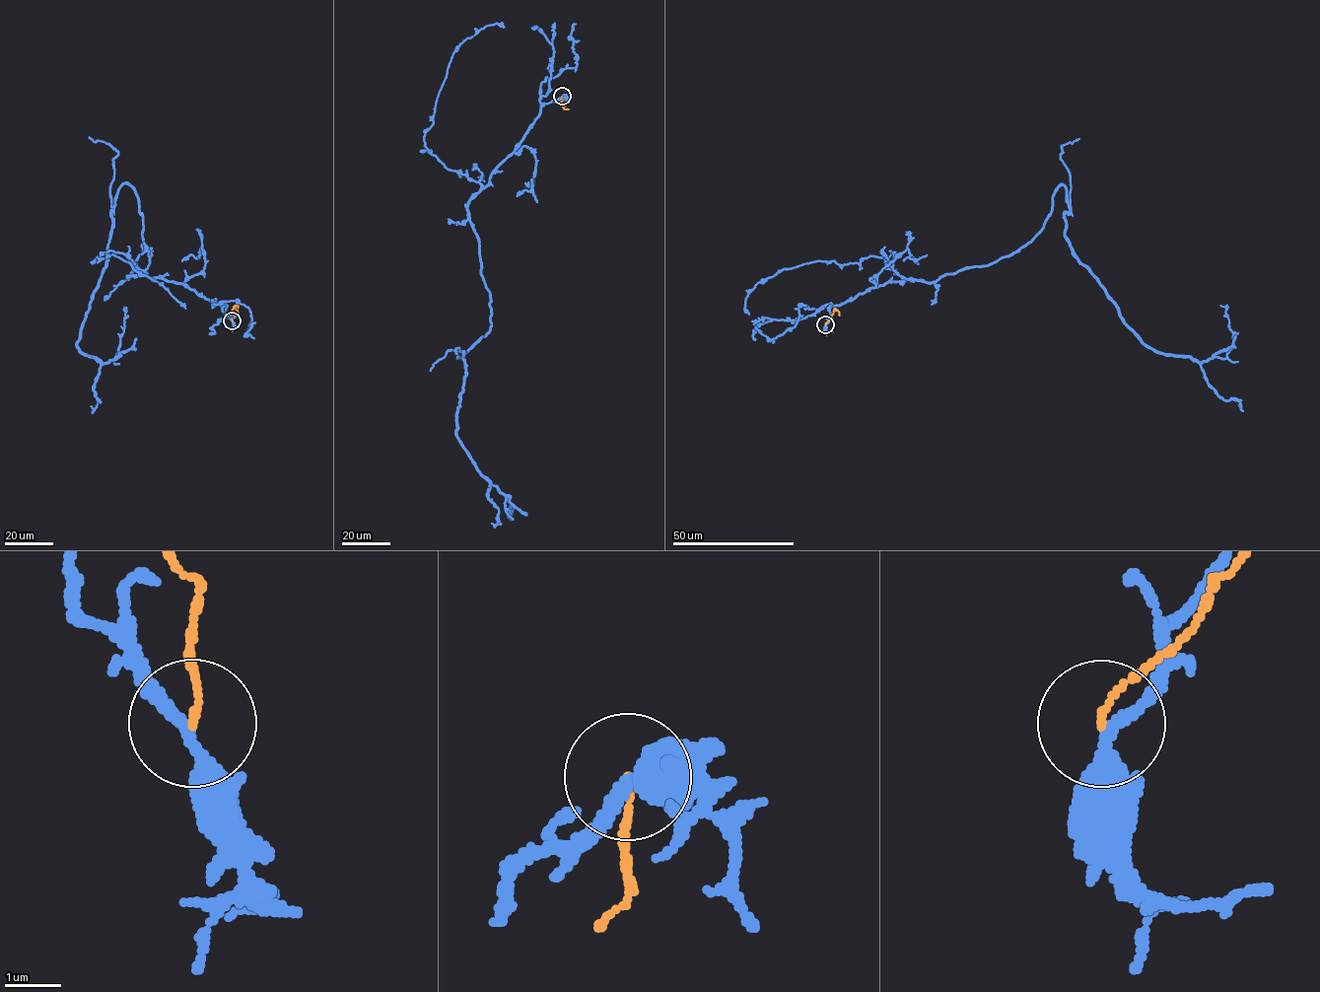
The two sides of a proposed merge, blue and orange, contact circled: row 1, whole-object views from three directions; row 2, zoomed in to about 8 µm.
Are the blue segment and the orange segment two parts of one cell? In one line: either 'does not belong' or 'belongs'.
does not belong

